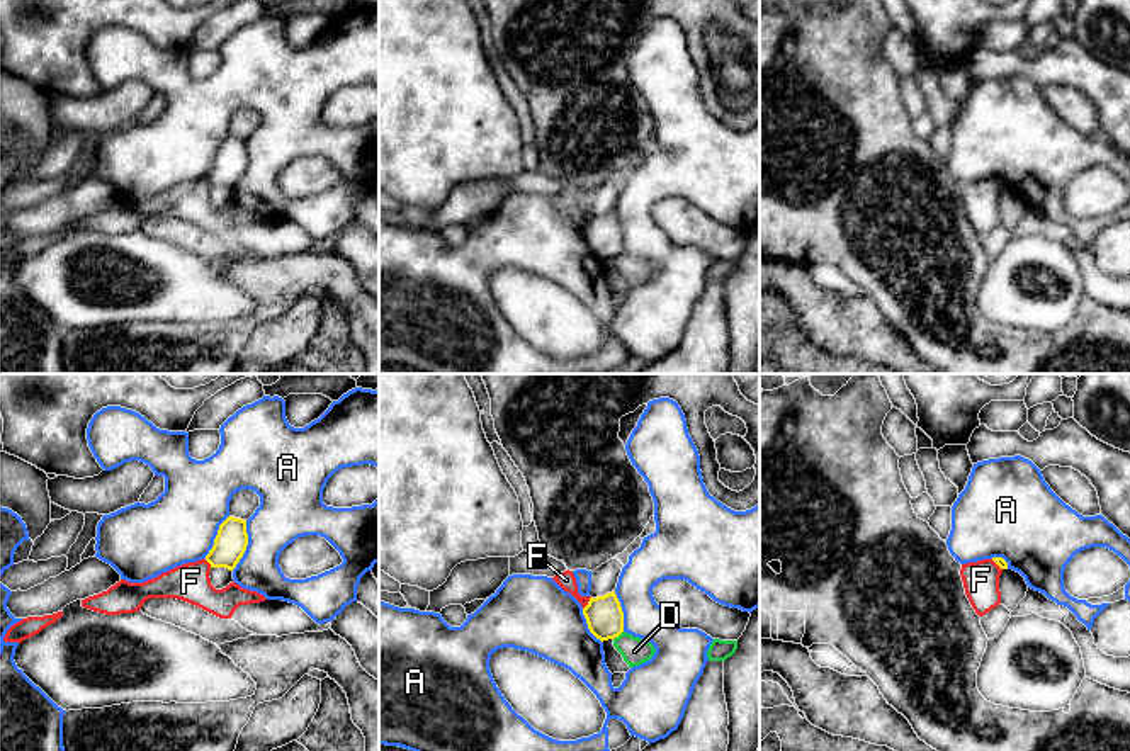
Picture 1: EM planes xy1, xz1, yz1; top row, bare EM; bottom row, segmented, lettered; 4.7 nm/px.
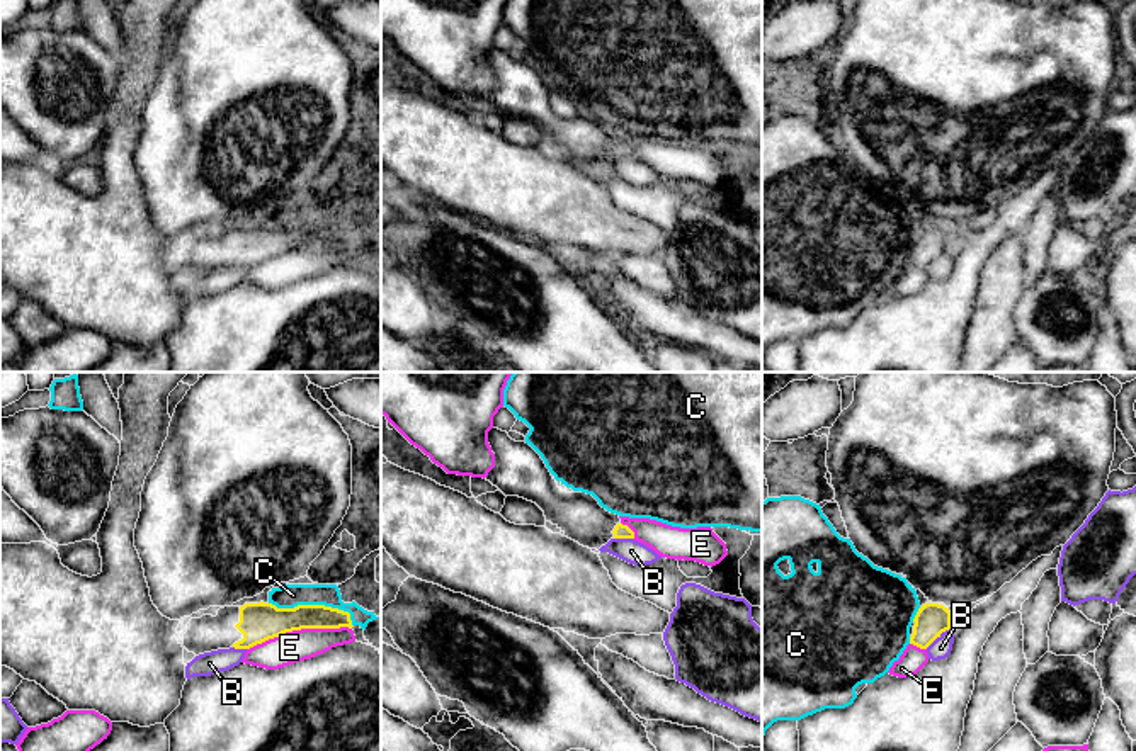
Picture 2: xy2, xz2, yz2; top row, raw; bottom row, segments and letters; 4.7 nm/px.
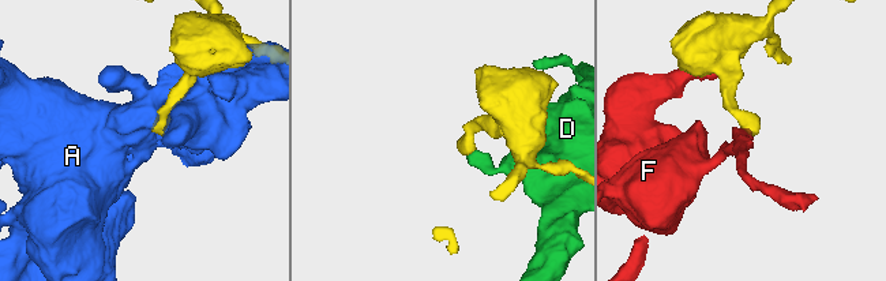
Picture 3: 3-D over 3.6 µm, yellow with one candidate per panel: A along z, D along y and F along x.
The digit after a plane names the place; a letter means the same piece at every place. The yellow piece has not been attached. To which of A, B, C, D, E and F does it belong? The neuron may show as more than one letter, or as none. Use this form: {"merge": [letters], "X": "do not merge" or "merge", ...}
{"merge": [], "A": "do not merge", "B": "do not merge", "C": "do not merge", "D": "do not merge", "E": "do not merge", "F": "do not merge"}

